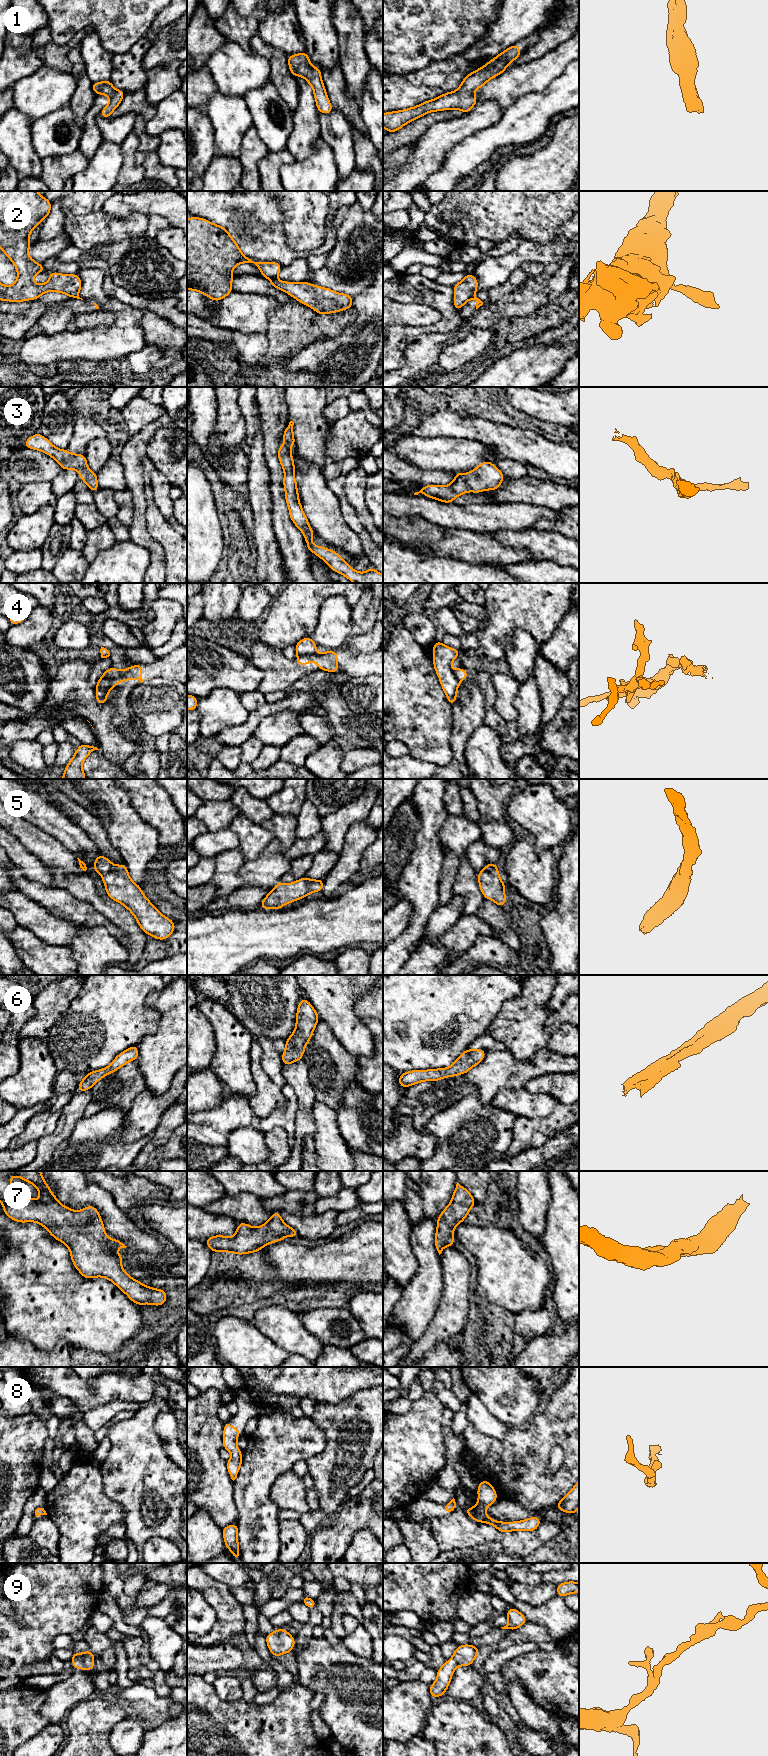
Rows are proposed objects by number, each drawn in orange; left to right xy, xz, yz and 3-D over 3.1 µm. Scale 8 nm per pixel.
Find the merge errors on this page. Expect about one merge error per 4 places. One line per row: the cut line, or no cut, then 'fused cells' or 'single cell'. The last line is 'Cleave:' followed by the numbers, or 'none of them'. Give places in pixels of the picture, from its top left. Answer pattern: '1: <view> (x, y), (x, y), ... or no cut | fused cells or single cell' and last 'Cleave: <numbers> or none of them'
1: no cut | single cell
2: yz (474, 295), (471, 297) | fused cells
3: no cut | single cell
4: xy (102, 676), (109, 677), (113, 685) | fused cells
5: no cut | single cell
6: no cut | single cell
7: no cut | single cell
8: no cut | single cell
9: no cut | single cell
Cleave: 2, 4

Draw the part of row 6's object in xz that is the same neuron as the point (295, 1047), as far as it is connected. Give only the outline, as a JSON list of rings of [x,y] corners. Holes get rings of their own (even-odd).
[[[303,998],[297,1008],[295,1030],[285,1042],[286,1048],[282,1054],[283,1065],[288,1066],[302,1060],[305,1046],[311,1040],[318,1021],[318,1013],[309,1001]]]

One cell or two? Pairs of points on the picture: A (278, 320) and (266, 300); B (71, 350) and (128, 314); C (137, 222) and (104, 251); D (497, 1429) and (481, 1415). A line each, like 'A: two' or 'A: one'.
A: two
B: one
C: two
D: one

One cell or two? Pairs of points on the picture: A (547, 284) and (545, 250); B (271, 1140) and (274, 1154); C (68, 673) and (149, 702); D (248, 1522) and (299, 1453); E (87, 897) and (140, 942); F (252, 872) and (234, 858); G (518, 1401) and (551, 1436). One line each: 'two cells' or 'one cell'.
A: two cells
B: one cell
C: two cells
D: one cell
E: one cell
F: two cells
G: two cells

